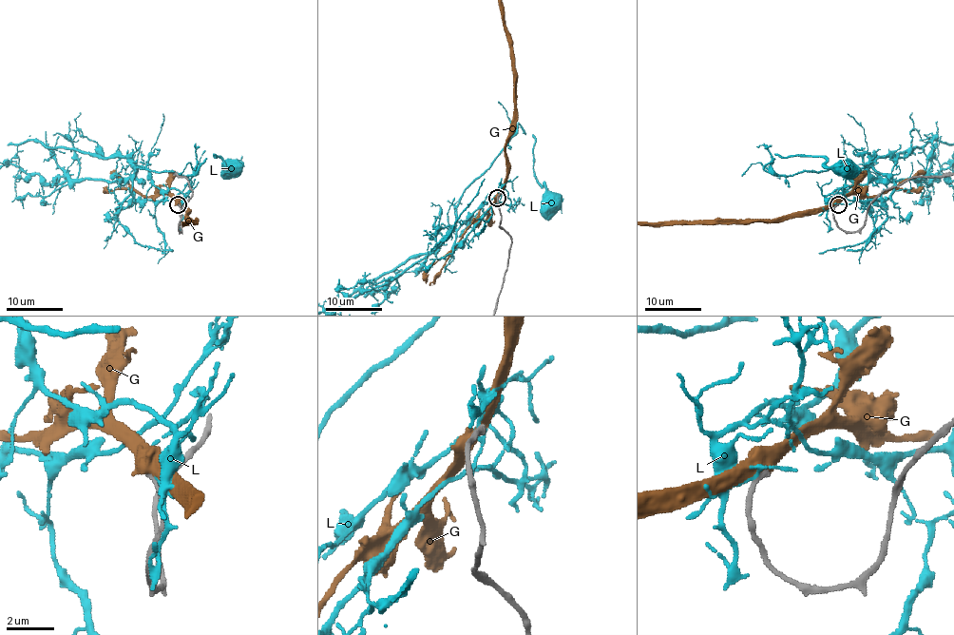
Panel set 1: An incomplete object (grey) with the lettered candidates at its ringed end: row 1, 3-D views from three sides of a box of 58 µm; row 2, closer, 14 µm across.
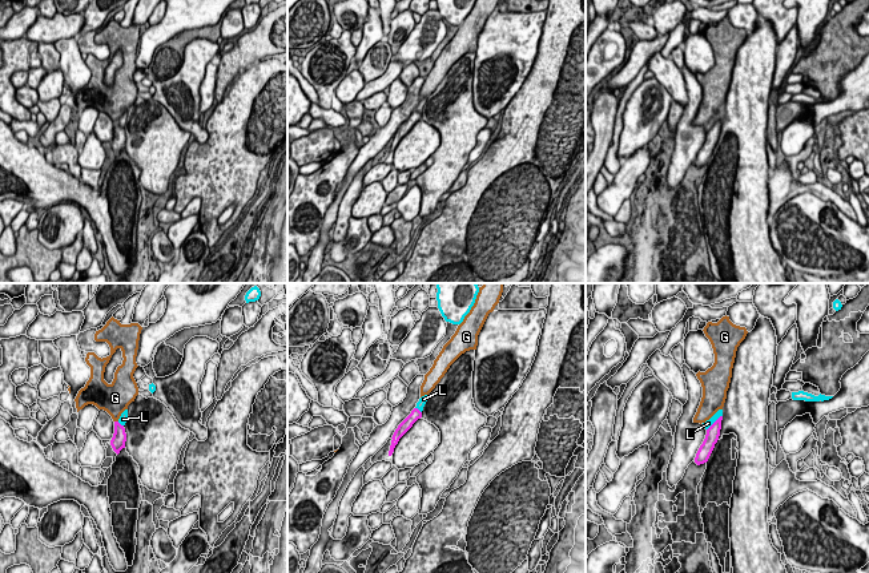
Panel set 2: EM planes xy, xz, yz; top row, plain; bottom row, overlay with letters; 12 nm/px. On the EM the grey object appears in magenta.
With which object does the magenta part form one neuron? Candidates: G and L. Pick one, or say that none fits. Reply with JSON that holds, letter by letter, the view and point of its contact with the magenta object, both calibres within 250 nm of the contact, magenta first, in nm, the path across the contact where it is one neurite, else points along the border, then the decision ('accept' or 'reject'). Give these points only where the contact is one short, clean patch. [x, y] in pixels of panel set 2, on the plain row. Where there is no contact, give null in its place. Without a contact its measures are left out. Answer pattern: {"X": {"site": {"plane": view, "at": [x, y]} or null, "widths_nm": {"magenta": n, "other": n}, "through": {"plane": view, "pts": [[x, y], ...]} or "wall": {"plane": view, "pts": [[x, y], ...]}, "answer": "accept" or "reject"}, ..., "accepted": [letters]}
{"G": {"site": {"plane": "xy", "at": [116, 124]}, "widths_nm": {"magenta": 170, "other": 320}, "answer": "reject"}, "L": {"site": {"plane": "yz", "at": [713, 125]}, "widths_nm": {"magenta": 160, "other": 90}, "wall": {"plane": "yz", "pts": [[721, 117], [707, 132]]}, "answer": "reject"}, "accepted": []}

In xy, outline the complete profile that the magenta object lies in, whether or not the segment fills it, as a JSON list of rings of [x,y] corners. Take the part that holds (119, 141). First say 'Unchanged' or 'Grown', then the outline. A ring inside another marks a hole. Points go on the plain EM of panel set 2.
Unchanged. [[[114,124],[114,136],[110,142],[113,153],[118,157],[122,150],[125,150],[126,136],[124,128],[118,124]]]

